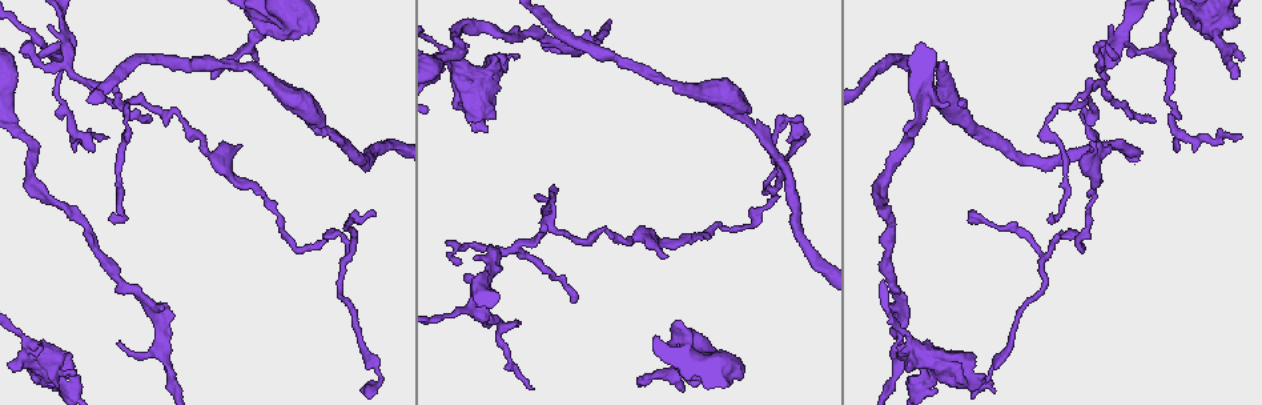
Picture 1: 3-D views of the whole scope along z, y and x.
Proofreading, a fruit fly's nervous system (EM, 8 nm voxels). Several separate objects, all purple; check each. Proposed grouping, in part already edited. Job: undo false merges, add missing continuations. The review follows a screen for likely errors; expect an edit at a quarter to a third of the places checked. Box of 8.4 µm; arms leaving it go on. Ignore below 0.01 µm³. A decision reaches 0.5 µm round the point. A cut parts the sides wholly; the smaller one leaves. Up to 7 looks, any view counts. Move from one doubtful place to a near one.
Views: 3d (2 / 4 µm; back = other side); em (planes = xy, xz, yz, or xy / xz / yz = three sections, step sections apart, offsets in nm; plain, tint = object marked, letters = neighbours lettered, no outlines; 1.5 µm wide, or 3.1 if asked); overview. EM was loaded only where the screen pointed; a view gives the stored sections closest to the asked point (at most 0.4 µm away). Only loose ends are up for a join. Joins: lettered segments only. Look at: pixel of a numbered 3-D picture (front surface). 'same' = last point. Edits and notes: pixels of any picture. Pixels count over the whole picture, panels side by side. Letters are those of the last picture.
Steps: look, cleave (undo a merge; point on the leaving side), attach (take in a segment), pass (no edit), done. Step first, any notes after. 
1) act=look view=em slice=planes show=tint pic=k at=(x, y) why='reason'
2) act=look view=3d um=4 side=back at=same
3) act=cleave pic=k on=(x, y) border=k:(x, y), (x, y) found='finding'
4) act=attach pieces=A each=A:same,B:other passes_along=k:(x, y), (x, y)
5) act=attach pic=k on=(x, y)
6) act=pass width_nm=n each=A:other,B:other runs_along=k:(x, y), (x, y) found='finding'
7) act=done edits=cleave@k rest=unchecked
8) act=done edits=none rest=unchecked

act=look view=3d um=4 pic=1 at=(802, 117) why='thin end'

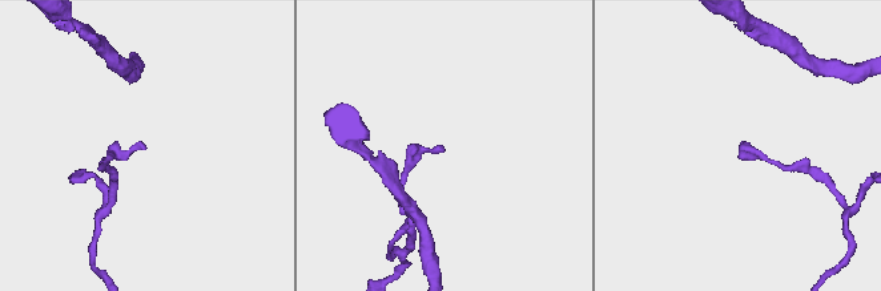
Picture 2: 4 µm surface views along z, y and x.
act=look view=em slice=planes show=tint pic=2 at=(144, 146) why='need the tissue'

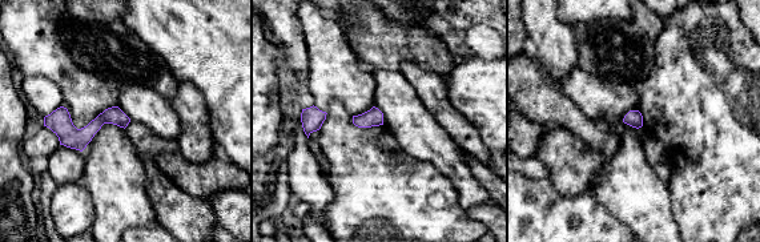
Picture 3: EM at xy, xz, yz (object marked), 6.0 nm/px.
act=look view=em slice=planes show=letters at=same why='what lies round it'

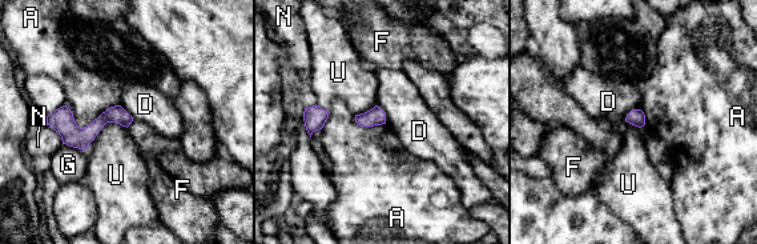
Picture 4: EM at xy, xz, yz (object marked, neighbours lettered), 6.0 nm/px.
act=pass each=A:other,D:other,F:other,G:other,N:other,U:other runs_along=4:(128, 119), (104, 118), (89, 132), (49, 122) found='no lettered segment goes on from it'

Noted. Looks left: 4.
act=look view=3d um=2 side=back pic=1 at=(325, 131)

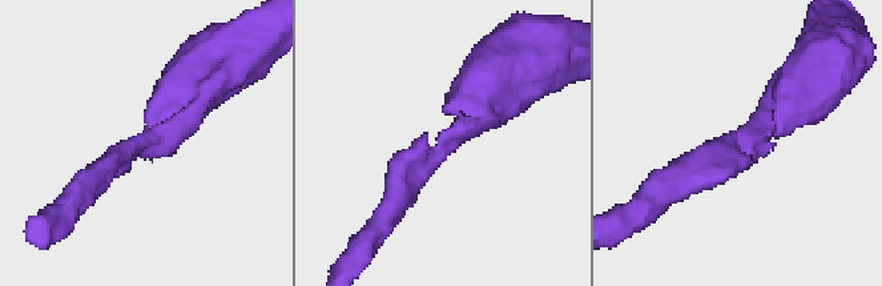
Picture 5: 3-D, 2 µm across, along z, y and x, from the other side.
act=look view=em slice=yz step=8 show=tint pic=5 at=(152, 143) arm_widths_nm=200,440

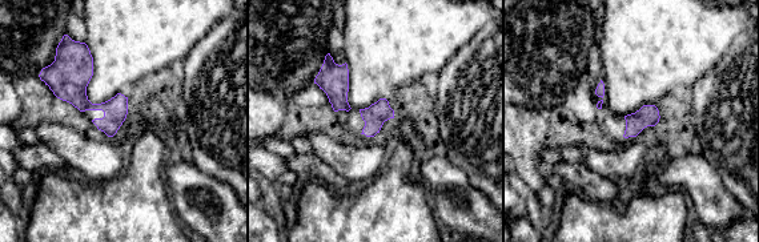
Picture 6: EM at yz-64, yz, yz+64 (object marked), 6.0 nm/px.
act=look view=em slice=planes show=letters at=same why='another direction'

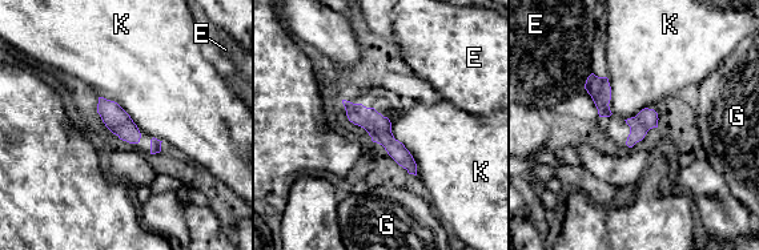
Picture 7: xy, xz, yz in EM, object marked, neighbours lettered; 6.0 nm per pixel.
act=pass each=E:other,G:other,K:other border=7:(388, 119), (417, 174) found='continuous, no second neuron'

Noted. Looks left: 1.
act=done edits=none rest=unchecked

